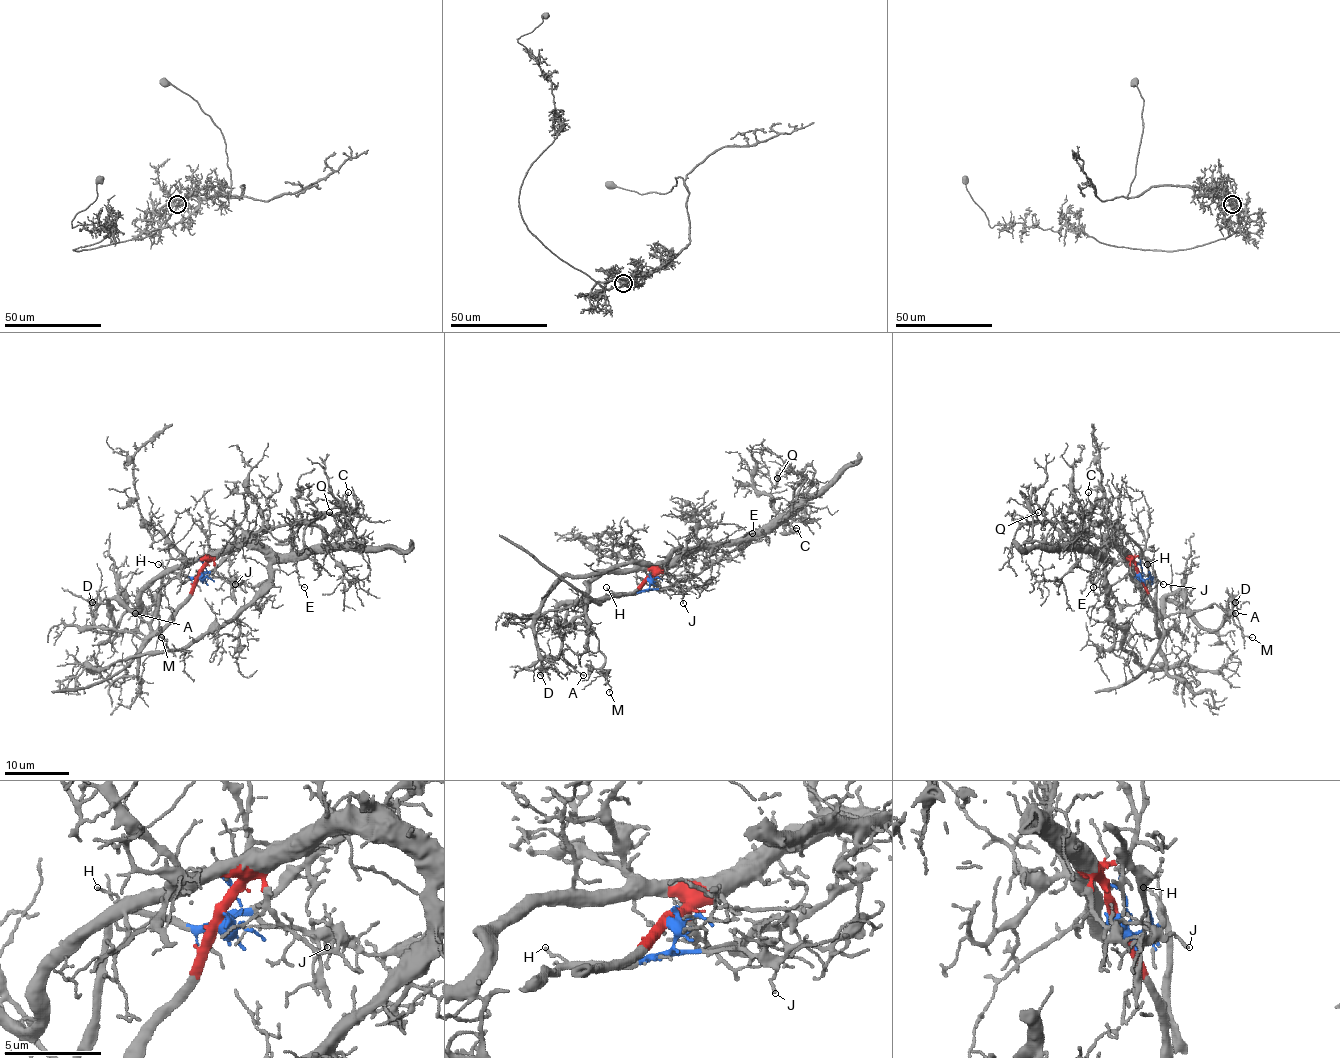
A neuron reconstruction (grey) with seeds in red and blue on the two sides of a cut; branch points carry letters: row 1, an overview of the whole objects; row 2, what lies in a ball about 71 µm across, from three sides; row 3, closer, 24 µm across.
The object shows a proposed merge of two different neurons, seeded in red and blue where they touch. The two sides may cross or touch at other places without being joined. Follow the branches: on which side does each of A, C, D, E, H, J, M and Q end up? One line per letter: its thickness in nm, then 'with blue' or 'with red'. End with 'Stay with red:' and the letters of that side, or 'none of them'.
A: calibre 130 nm; with red
C: calibre 110 nm; with blue
D: calibre 100 nm; with red
E: calibre 80 nm; with red
H: calibre 130 nm; with blue
J: calibre 130 nm; with blue
M: calibre 130 nm; with blue
Q: calibre 100 nm; with red
Stay with red: A, D, E, Q

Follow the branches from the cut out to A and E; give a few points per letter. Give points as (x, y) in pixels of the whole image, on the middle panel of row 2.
A: (648, 579), (651, 569), (604, 569), (588, 585), (585, 594), (559, 606), (562, 656), (583, 676)
E: (648, 579), (683, 556), (712, 545), (733, 544), (746, 532), (753, 532)

